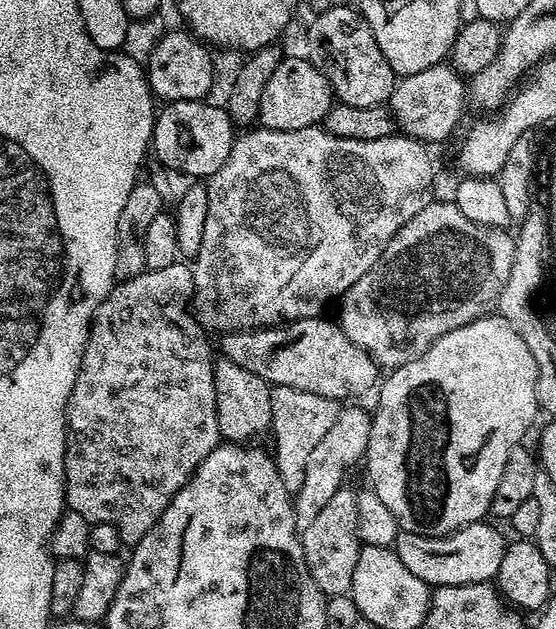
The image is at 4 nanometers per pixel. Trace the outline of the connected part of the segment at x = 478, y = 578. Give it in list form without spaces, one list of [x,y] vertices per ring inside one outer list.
[[[481,522],[459,528],[449,536],[423,536],[413,532],[397,531],[394,550],[402,558],[402,566],[422,578],[429,586],[462,586],[483,584],[495,577],[498,566],[502,566],[502,554],[506,539],[491,523]]]

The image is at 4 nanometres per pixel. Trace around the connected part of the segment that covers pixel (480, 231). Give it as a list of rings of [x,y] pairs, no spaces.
[[[429,202],[422,210],[418,210],[418,214],[414,214],[414,218],[410,218],[410,222],[406,222],[406,226],[402,226],[402,230],[398,230],[398,234],[394,234],[394,238],[390,238],[390,242],[386,246],[386,250],[382,250],[378,262],[374,262],[372,269],[362,278],[358,278],[358,282],[354,282],[354,286],[350,286],[350,290],[344,293],[338,304],[340,307],[338,323],[346,334],[346,338],[350,342],[354,342],[354,346],[366,350],[366,354],[370,354],[377,365],[384,370],[401,368],[406,362],[422,355],[440,336],[450,334],[450,330],[458,330],[458,326],[466,326],[485,315],[491,309],[488,307],[491,304],[493,307],[499,301],[500,291],[506,286],[506,278],[510,278],[510,266],[514,266],[516,241],[511,231],[502,228],[487,228],[478,222],[470,222],[470,218],[466,218],[466,214],[462,214],[462,210],[458,210],[458,206],[454,202],[436,203]]]

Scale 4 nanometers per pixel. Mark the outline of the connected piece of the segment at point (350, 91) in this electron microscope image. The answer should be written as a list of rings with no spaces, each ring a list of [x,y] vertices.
[[[355,7],[317,12],[310,26],[310,56],[316,69],[328,80],[335,99],[350,106],[384,106],[396,89],[397,74],[378,50],[378,42]]]

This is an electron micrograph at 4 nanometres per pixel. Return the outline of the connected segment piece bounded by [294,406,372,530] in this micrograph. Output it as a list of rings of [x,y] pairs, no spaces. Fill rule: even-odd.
[[[341,407],[334,426],[322,437],[322,442],[314,446],[314,454],[310,454],[310,462],[306,462],[306,478],[302,478],[302,490],[294,493],[294,507],[296,509],[296,527],[302,530],[318,518],[318,513],[326,507],[326,502],[338,494],[338,490],[345,487],[348,471],[356,463],[365,459],[368,451],[368,439],[372,429],[372,416],[364,413],[360,408]]]

